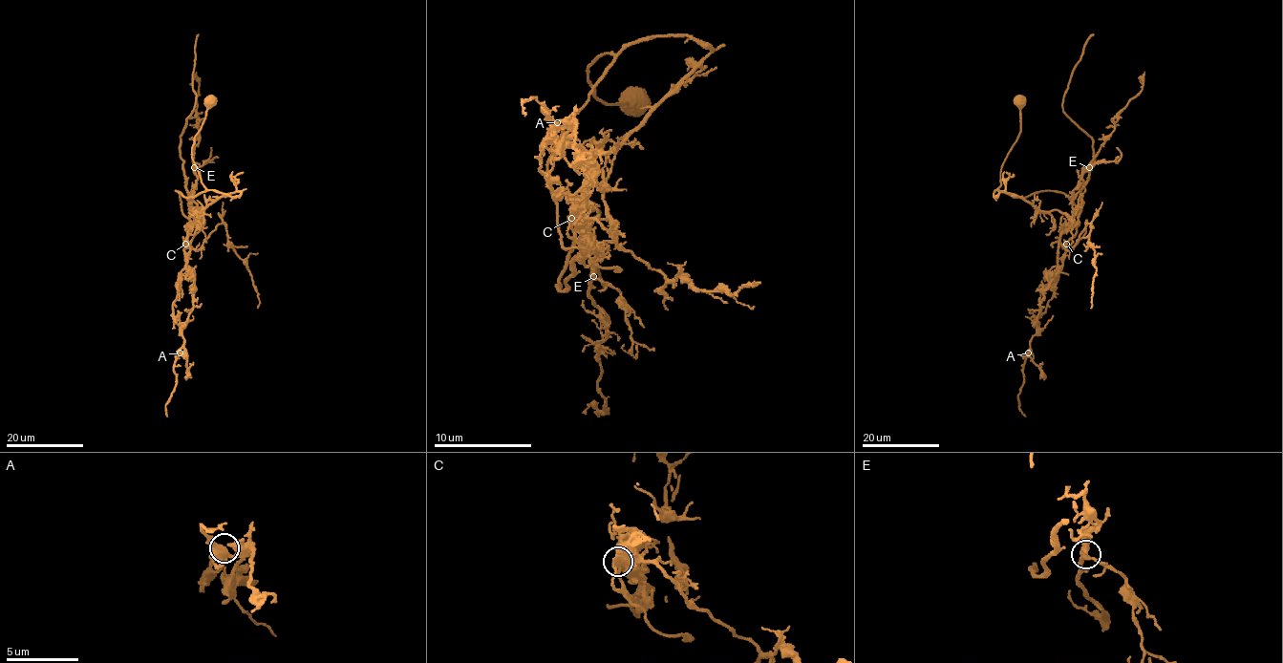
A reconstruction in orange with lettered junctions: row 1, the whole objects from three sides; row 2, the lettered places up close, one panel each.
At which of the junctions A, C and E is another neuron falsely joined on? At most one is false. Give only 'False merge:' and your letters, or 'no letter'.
False merge: C

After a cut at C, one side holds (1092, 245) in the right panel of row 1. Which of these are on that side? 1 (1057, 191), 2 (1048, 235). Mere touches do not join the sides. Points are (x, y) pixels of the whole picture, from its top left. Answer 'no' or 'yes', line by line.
1: no
2: no

